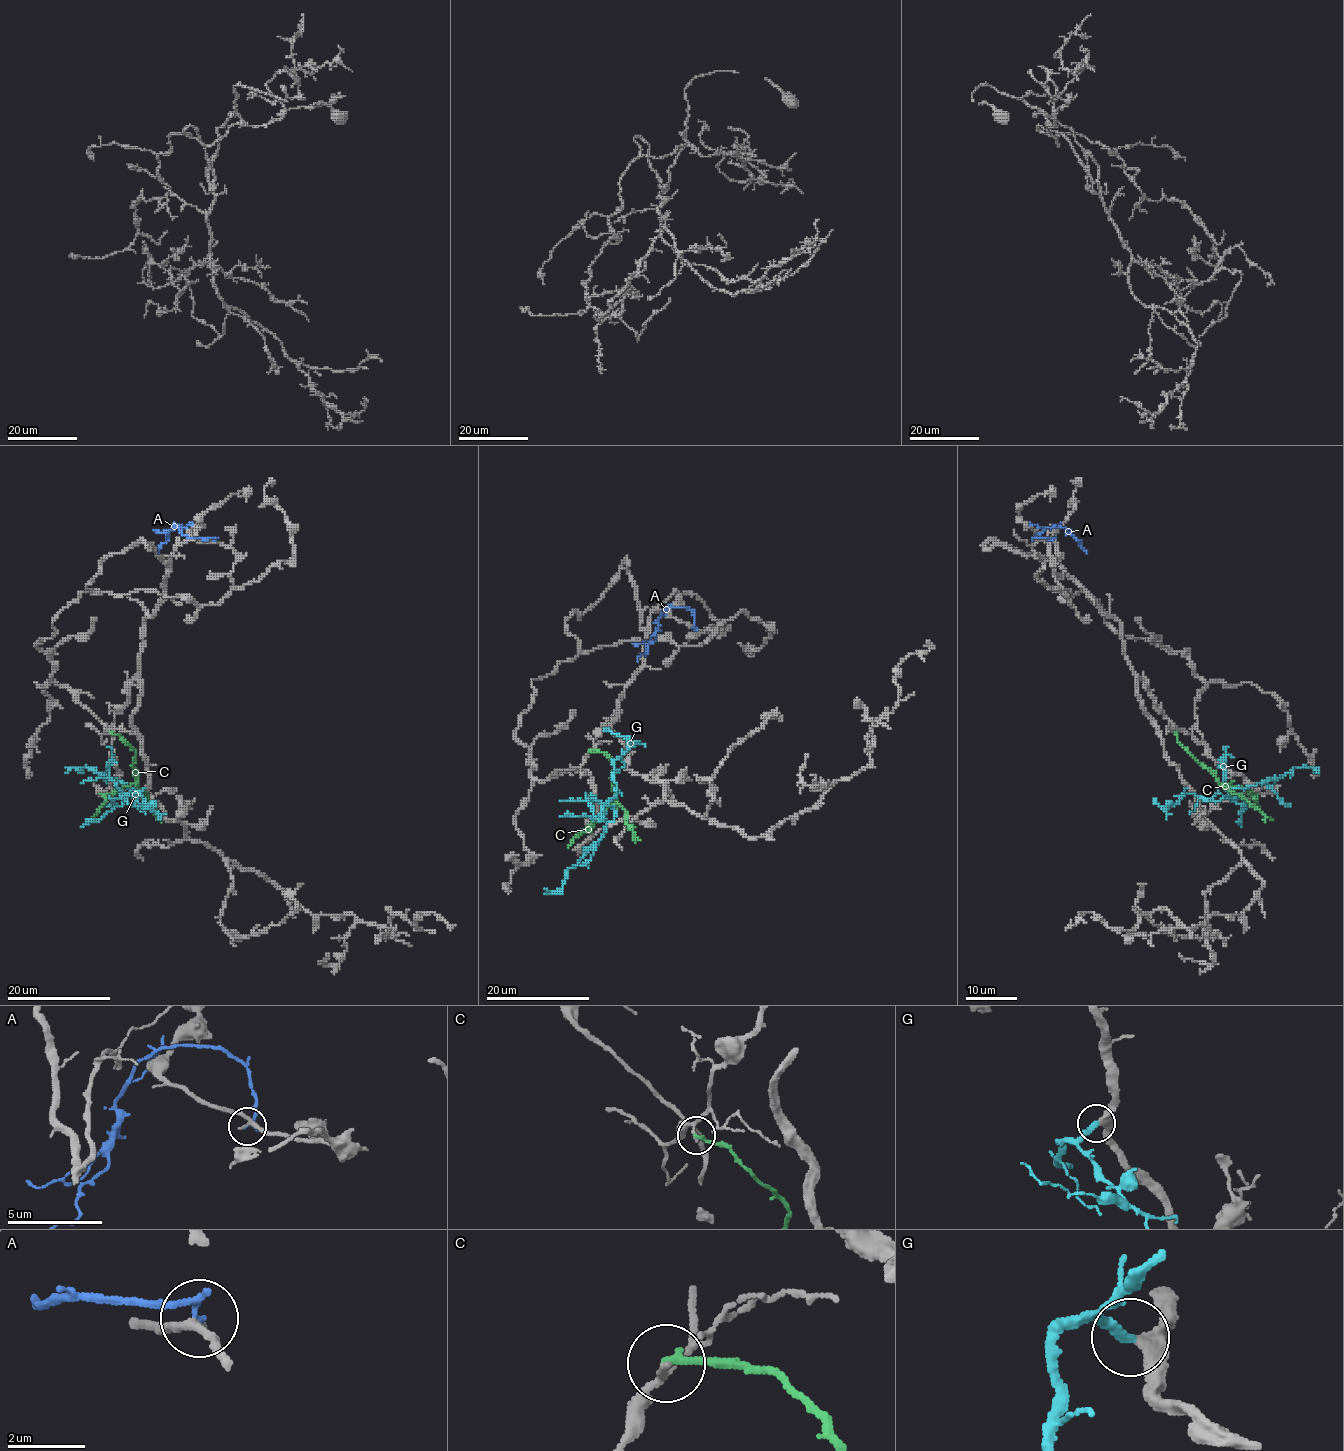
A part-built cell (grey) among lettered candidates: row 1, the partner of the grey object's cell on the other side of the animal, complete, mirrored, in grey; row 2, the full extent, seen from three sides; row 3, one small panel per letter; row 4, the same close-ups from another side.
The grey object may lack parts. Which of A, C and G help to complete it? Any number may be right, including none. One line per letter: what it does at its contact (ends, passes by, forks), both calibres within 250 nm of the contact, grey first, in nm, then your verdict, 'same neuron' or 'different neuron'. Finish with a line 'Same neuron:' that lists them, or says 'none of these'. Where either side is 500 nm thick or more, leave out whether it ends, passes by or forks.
A: it ends; calibres 200 and 170 nm; different neuron
C: it ends; calibres 110 and 180 nm; different neuron
G: it ends; calibres 380 and 240 nm; same neuron
Same neuron: G

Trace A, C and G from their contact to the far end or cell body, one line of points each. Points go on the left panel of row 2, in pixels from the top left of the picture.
A: (213, 541), (216, 538), (187, 537), (178, 528), (172, 527), (158, 552)
C: (110, 732), (116, 733), (134, 751), (133, 772), (137, 782), (118, 789), (88, 819)
G: (145, 788), (134, 794), (137, 802), (129, 795), (136, 788), (96, 771), (85, 767), (66, 773)

